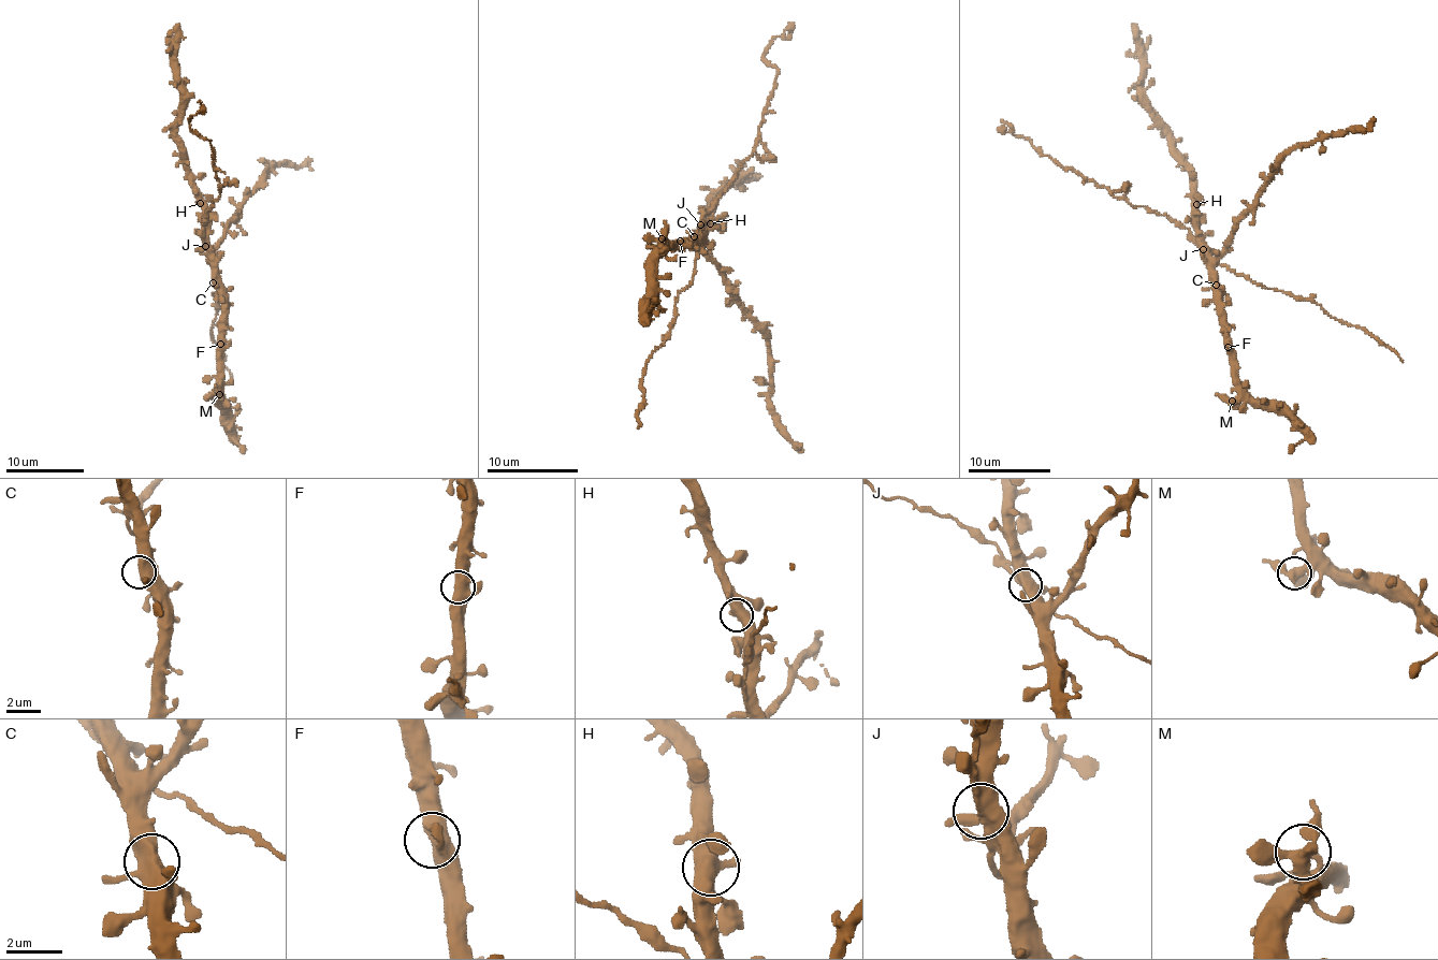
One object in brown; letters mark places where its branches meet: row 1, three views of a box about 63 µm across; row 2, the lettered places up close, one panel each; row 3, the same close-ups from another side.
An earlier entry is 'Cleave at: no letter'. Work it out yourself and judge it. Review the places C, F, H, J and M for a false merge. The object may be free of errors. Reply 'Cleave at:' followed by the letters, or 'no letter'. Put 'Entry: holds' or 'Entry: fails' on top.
Entry: holds
Cleave at: no letter

